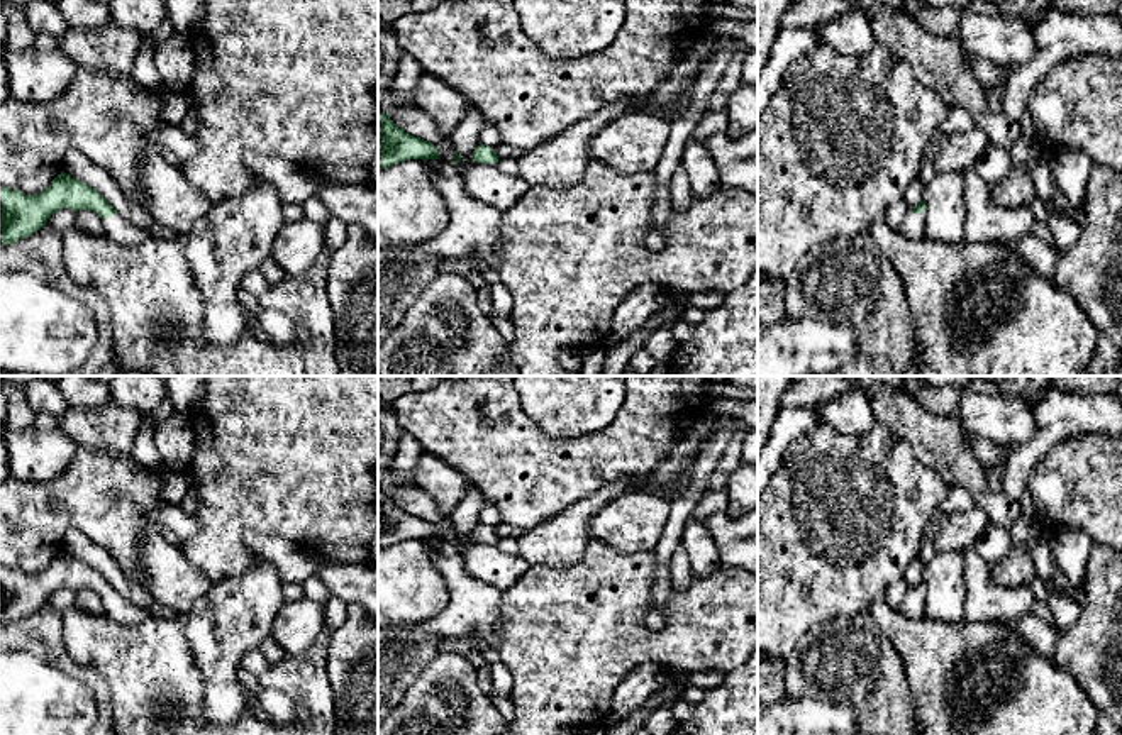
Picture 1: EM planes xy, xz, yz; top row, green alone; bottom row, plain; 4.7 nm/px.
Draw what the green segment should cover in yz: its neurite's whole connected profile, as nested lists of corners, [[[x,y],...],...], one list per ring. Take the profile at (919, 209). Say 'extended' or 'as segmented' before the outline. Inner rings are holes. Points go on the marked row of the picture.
extended; [[[920,202],[919,205],[908,208],[902,225],[900,232],[912,240],[924,240],[924,222],[925,222],[925,203]]]

